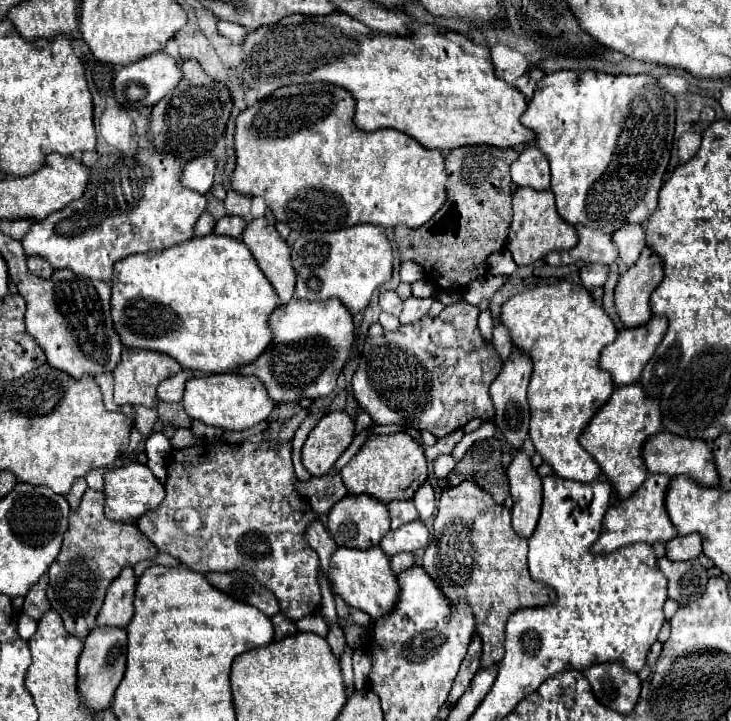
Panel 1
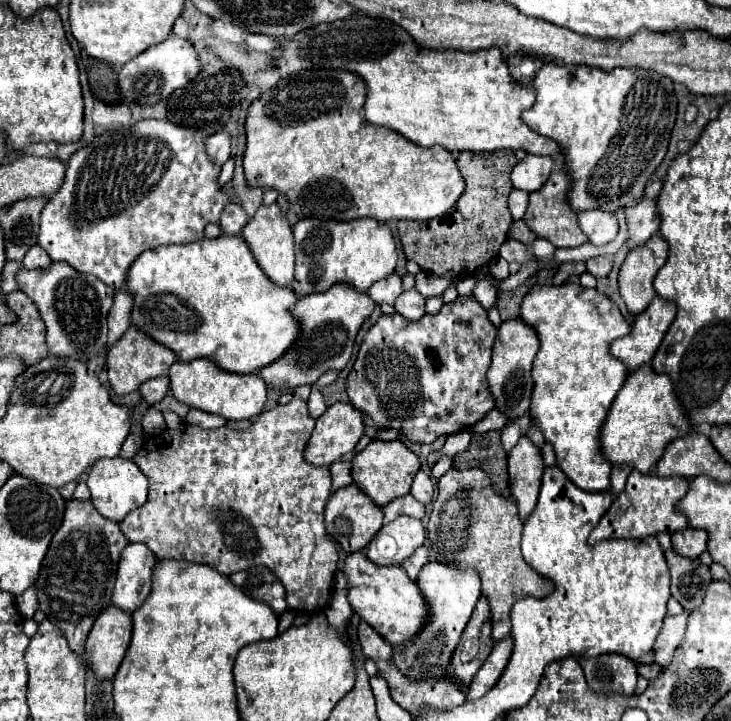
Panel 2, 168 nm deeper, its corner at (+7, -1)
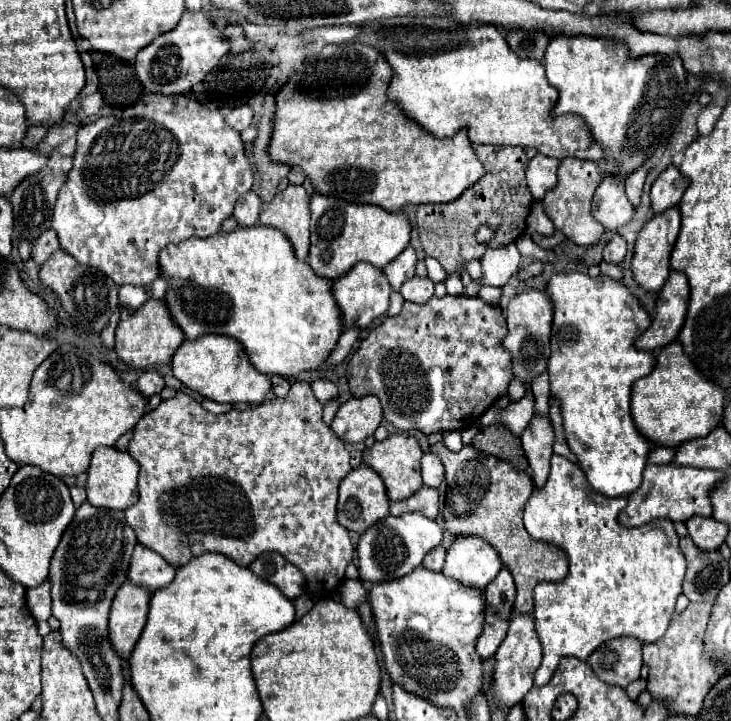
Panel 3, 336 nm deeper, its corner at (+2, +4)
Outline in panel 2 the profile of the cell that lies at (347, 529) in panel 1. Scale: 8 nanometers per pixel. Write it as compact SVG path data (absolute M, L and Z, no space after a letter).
M354 483L348 487L342 487L330 495L324 515L326 515L328 535L348 553L362 551L368 545L368 541L376 535L376 531L382 527L382 517L384 517L382 509Z

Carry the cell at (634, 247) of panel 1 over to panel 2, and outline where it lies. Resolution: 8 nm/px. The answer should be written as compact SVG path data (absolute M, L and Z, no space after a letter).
M642 197L636 207L626 209L626 215L628 215L628 245L630 247L644 245L660 229L656 199Z

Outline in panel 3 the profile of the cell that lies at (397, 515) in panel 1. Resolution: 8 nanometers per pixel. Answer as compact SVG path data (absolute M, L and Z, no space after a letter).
M423 486L421 490L411 494L409 498L399 500L399 502L391 502L391 514L395 514L395 516L401 516L405 512L413 512L413 510L435 520L437 514L439 514L439 494L437 494L437 490Z

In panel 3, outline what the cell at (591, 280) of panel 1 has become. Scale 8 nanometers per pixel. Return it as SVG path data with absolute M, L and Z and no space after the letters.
M613 236L609 244L603 248L603 260L609 264L621 264L627 252L627 244L621 236Z

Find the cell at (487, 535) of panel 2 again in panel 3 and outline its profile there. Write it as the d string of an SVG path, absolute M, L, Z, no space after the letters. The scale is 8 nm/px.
M445 444L431 446L437 456L441 456L441 462L445 466L445 482L447 482L447 498L443 508L443 526L447 532L457 532L457 536L479 536L487 544L491 544L499 556L503 566L511 572L517 588L517 602L513 604L513 614L529 614L533 610L533 588L539 582L561 582L567 576L567 558L563 552L559 552L555 546L549 546L545 542L537 542L527 536L527 530L523 528L523 508L533 494L533 482L525 472L515 472L507 462L501 462L495 456L483 454L475 450L473 446L463 446L461 452L449 452Z

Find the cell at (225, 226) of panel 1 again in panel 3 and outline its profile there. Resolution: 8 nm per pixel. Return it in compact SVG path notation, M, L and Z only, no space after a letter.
M247 192L245 196L241 196L241 200L237 200L233 218L237 220L239 226L253 226L259 218L259 212L261 212L259 196L255 192Z

